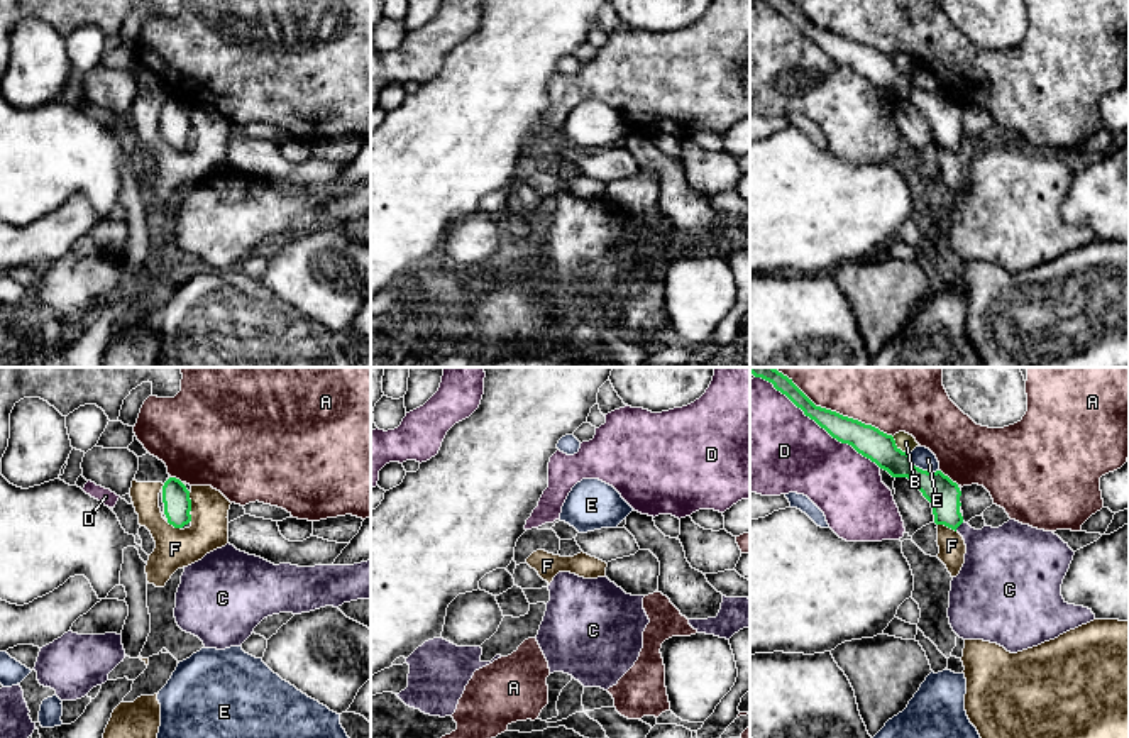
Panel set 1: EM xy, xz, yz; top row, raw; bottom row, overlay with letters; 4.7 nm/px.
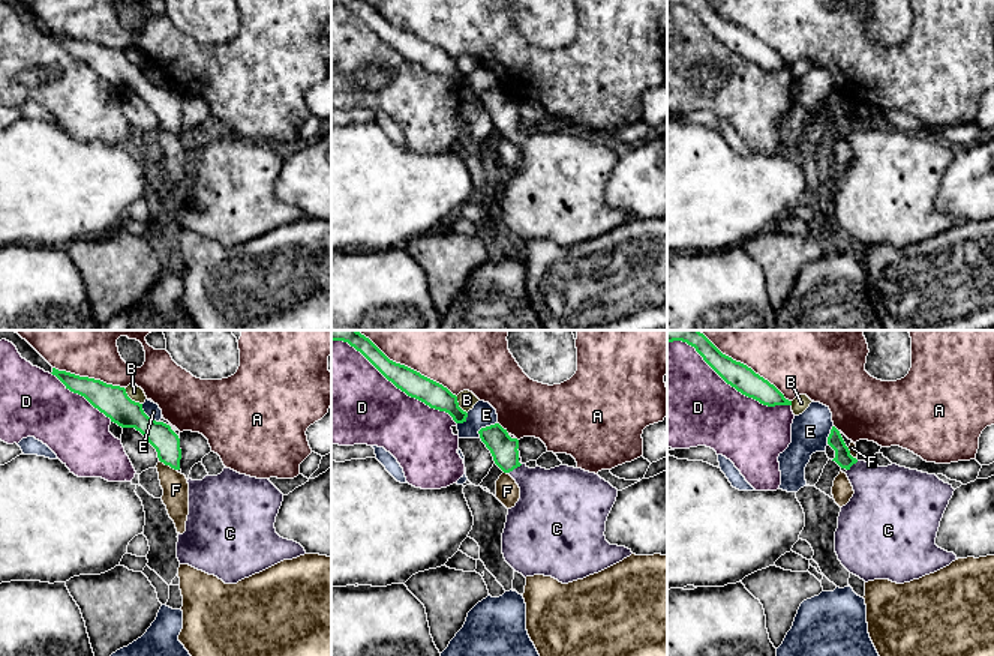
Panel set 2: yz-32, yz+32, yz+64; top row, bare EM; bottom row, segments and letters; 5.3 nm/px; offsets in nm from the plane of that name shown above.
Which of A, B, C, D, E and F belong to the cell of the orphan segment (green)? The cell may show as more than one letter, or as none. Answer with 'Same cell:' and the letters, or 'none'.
Same cell: C

